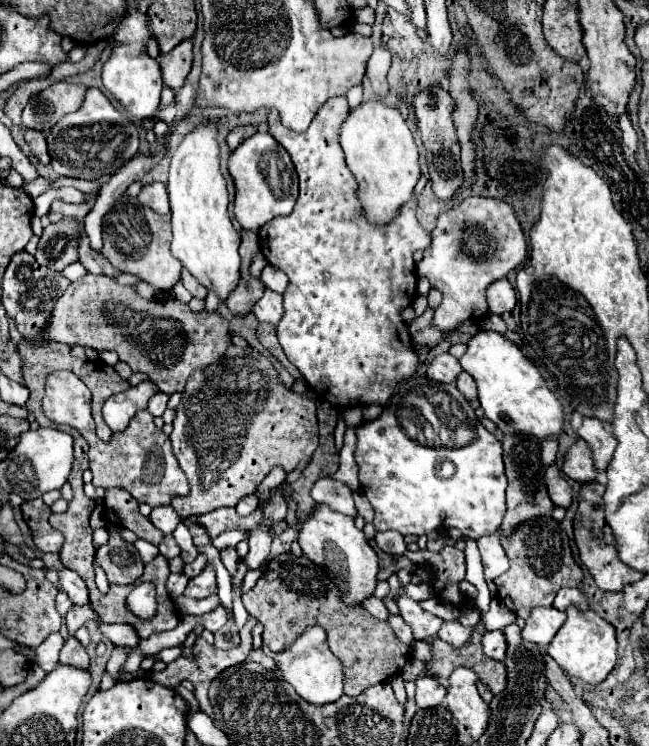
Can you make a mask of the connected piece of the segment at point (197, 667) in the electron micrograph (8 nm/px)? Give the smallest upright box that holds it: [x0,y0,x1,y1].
[151,618,256,720]

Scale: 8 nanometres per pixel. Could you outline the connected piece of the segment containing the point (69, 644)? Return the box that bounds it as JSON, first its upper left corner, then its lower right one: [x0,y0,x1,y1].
[60,636,90,668]

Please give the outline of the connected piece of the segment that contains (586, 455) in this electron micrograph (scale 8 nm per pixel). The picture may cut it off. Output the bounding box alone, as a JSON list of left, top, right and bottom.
[562,440,598,484]

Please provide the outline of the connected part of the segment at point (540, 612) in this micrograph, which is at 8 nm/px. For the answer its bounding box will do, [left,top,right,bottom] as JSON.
[522,608,566,646]

